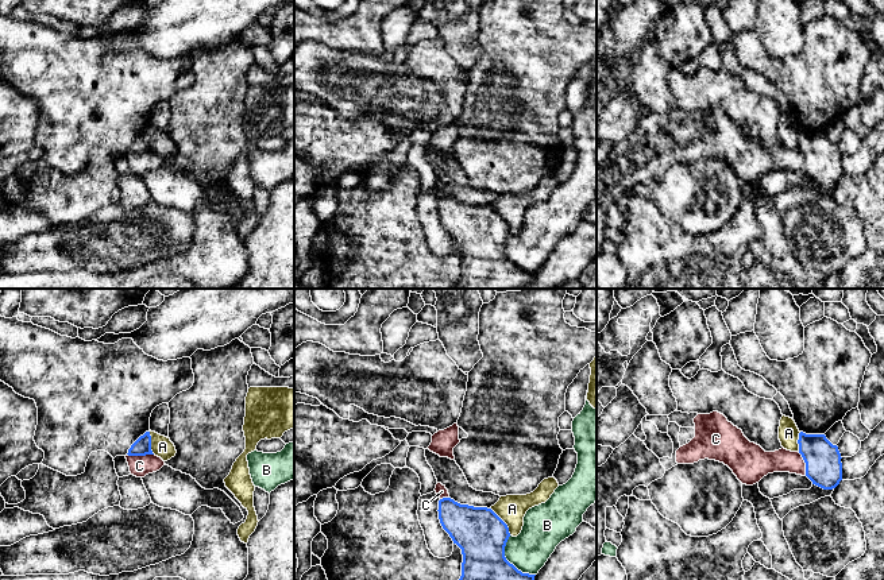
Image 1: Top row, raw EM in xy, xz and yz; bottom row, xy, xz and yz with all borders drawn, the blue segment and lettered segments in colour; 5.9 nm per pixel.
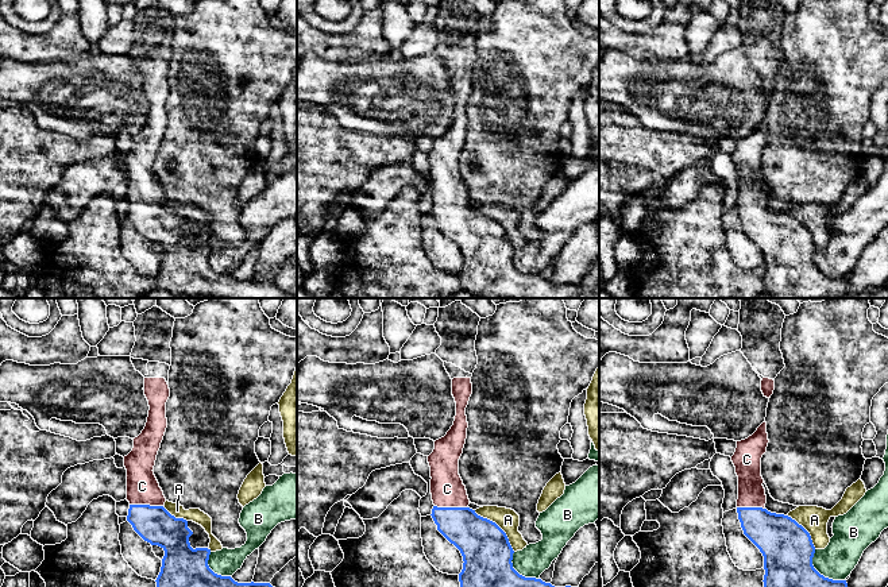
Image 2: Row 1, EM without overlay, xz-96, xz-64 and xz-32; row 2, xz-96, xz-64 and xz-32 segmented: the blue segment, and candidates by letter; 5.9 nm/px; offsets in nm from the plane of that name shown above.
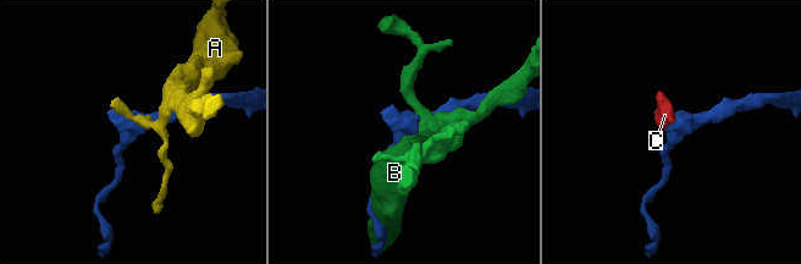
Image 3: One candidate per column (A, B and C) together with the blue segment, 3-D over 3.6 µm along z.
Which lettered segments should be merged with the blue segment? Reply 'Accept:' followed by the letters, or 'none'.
Accept: C

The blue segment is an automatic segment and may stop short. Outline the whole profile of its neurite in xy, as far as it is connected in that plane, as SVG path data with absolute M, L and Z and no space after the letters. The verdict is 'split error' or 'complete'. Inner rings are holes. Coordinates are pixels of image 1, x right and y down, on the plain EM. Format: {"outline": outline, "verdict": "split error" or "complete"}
{"outline": "M146 129L128 147L126 154L131 173L144 175L148 171L159 169L165 159L151 148L151 134Z", "verdict": "split error"}

